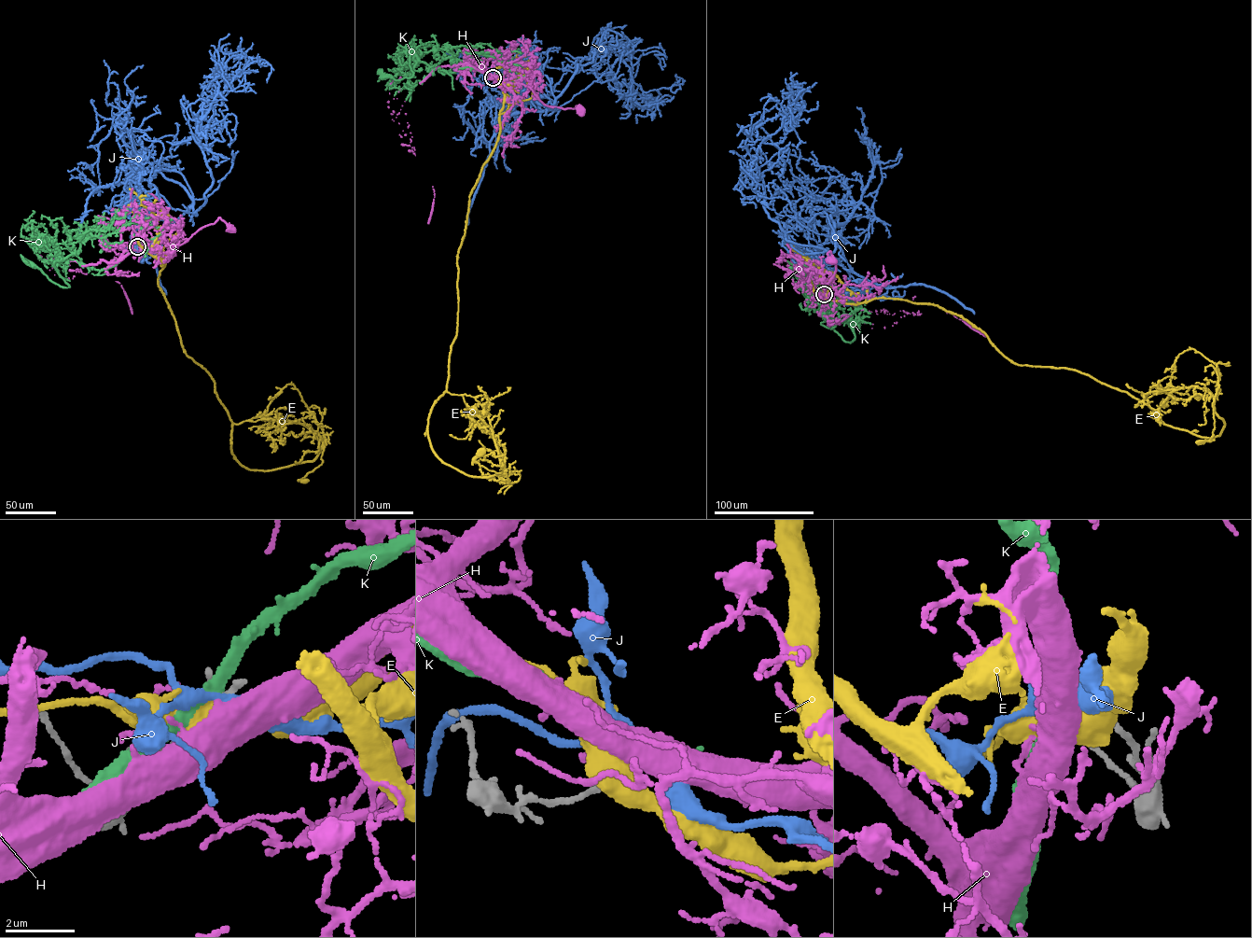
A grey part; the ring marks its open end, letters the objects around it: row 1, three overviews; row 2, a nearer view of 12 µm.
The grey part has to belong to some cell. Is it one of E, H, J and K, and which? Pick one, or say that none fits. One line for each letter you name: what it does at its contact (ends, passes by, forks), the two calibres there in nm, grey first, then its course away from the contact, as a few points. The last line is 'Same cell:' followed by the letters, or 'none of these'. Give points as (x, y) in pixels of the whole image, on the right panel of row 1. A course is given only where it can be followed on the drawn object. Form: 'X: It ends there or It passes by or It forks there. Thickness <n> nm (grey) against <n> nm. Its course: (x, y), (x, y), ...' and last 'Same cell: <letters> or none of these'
H: It ends there. Thickness 220 nm (grey) against 650 nm. Its course: (824, 294), (823, 283), (822, 287), (835, 271), (829, 251), (827, 254), (832, 261)
Same cell: H

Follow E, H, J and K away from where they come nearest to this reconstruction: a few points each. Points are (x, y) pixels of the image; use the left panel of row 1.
E: (137, 246), (165, 263), (159, 286), (184, 349), (231, 422), (270, 417), (320, 436), (323, 461), (304, 481)
H: (137, 246), (152, 240), (180, 244), (219, 217), (231, 230)
J: (137, 246), (140, 218), (174, 220), (204, 203), (213, 180), (194, 136), (216, 78), (248, 91), (249, 74)
K: (137, 245), (100, 271), (88, 268), (75, 254), (55, 260), (53, 266), (68, 287), (52, 282), (31, 264)

